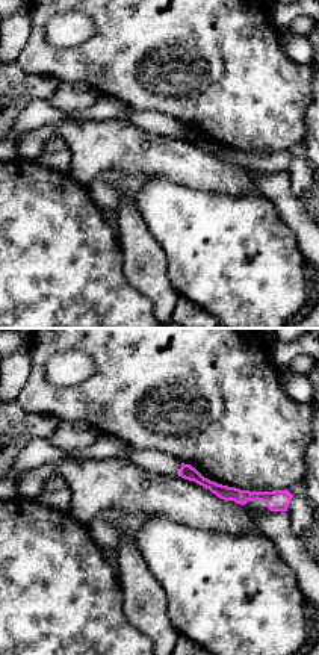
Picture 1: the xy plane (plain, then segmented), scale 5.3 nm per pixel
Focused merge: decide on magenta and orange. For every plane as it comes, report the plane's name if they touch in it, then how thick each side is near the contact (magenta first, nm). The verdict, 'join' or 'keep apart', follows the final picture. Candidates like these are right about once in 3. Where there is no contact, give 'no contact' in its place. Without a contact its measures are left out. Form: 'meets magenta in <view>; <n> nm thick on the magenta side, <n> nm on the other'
meets magenta in xy; 80 nm thick on the magenta side, 20 nm on the other

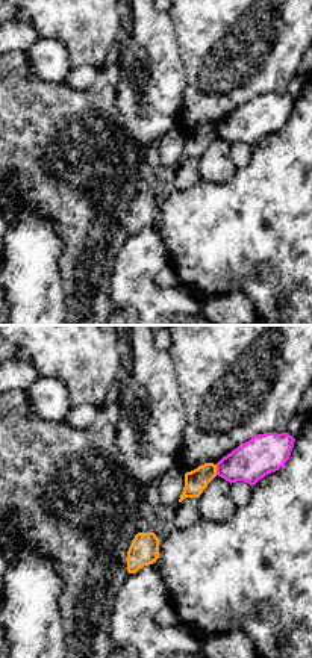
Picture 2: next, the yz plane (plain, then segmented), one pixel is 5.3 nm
meets magenta in yz; 200 nm thick on the magenta side, 120 nm on the other

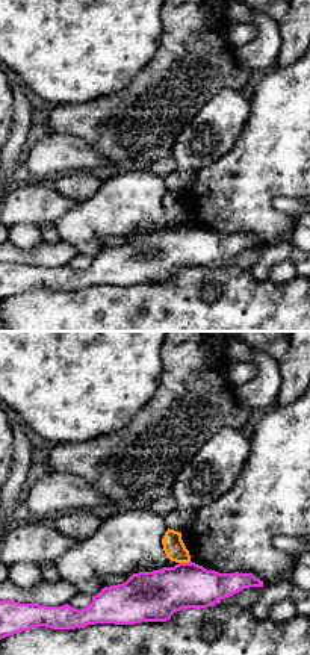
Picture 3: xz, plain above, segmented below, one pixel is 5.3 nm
meets magenta in xz; 280 nm thick on the magenta side, 120 nm on the other

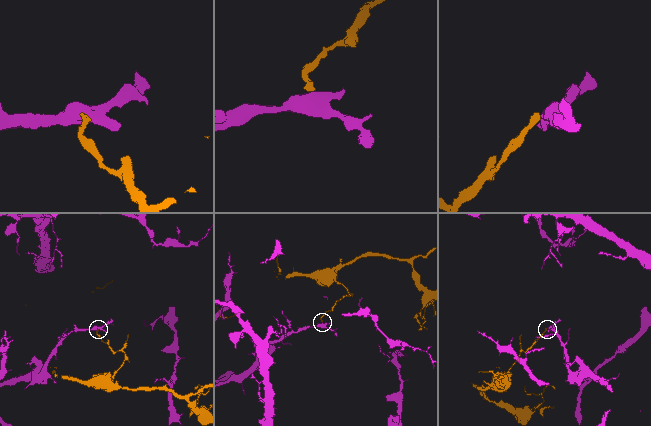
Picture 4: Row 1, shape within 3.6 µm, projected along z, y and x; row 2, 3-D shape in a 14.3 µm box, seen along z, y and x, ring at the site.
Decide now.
keep apart

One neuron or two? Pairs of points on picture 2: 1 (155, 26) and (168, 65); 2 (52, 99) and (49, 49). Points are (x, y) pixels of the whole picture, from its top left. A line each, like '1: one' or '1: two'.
1: one
2: two

